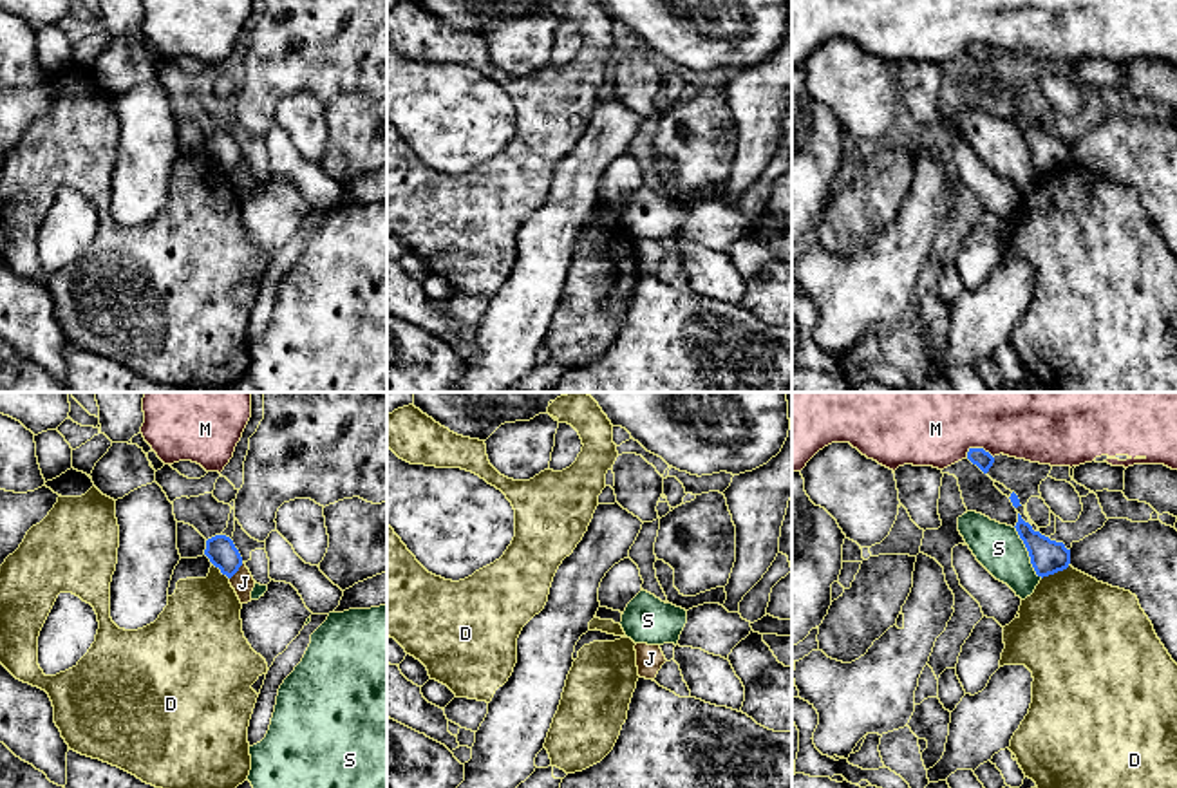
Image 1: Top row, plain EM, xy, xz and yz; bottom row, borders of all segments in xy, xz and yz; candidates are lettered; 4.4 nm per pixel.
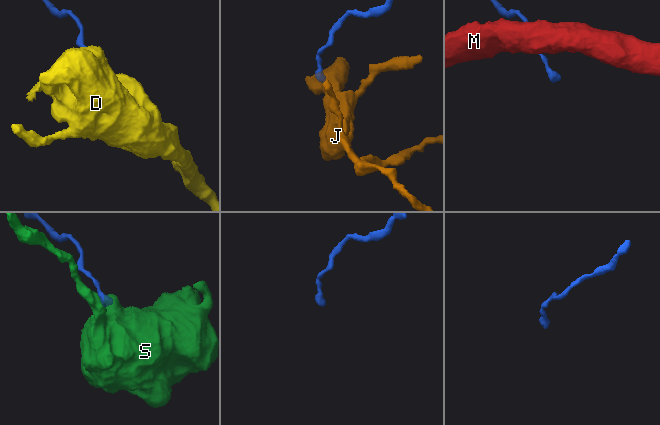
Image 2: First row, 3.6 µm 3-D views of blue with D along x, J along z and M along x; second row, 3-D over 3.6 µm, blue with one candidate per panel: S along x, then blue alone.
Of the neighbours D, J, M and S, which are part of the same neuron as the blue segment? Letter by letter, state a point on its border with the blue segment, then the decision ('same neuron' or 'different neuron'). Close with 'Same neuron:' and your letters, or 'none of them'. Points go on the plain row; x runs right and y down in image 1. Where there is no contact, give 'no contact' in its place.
D: contact yz (1056, 167); different neuron
J: contact xy (237, 165); different neuron
M: contact yz (980, 44); different neuron
S: contact yz (1029, 149); different neuron
Same neuron: none of them

